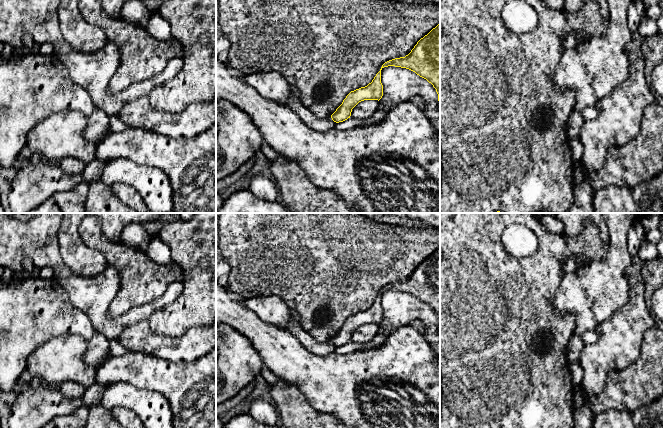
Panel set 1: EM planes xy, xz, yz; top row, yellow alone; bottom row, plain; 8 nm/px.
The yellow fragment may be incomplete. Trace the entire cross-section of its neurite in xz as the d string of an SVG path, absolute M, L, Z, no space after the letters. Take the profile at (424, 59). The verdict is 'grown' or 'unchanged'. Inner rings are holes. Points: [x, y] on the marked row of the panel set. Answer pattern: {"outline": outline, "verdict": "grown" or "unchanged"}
{"outline": "M439 23L435 28L433 28L427 35L425 35L423 38L421 38L421 39L417 42L417 44L414 46L414 48L411 50L411 52L410 52L408 55L406 55L405 57L395 58L395 59L392 59L392 60L389 60L389 61L385 62L385 63L382 65L380 71L379 71L379 72L376 74L376 76L374 77L374 79L372 80L371 83L369 83L369 84L368 84L367 86L365 86L365 87L361 87L361 88L359 88L359 89L356 89L356 90L354 90L354 91L351 91L351 92L346 96L346 98L343 100L342 104L341 104L341 105L336 109L336 111L331 115L332 120L333 120L334 122L336 122L336 123L343 122L343 121L347 120L347 119L350 118L350 116L351 116L352 109L353 109L359 102L361 102L361 101L364 101L364 100L378 100L378 101L379 101L379 100L382 98L382 96L383 96L383 85L382 85L382 83L381 83L381 70L382 70L384 67L388 67L388 66L395 66L395 67L401 67L401 68L409 69L409 70L415 72L415 73L416 73L417 75L419 75L420 77L426 79L426 80L427 80L429 83L431 83L431 84L433 85L433 87L436 89L436 92L437 92L437 94L438 94L439 106L440 106L440 23Z", "verdict": "unchanged"}

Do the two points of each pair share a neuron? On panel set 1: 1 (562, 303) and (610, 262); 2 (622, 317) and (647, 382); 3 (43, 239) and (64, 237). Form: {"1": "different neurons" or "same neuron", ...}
{"1": "same neuron", "2": "different neurons", "3": "different neurons"}

